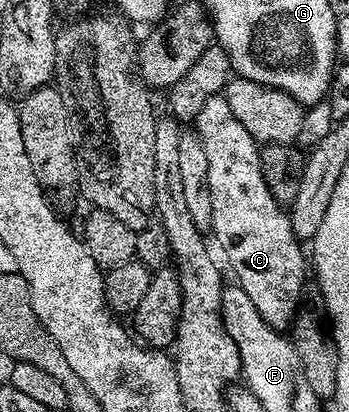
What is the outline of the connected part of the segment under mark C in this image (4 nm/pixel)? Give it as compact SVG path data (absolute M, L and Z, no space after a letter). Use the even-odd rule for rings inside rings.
M224 93L211 96L199 108L195 116L195 133L201 139L203 152L207 152L207 184L211 188L211 220L212 237L217 237L229 266L233 269L236 285L251 296L251 304L263 316L263 320L271 328L282 332L288 331L294 318L302 309L301 293L305 290L305 266L307 270L307 254L301 251L302 243L291 228L291 220L283 209L282 203L271 196L271 188L267 188L267 180L261 167L261 146L235 120L231 107L228 106Z

